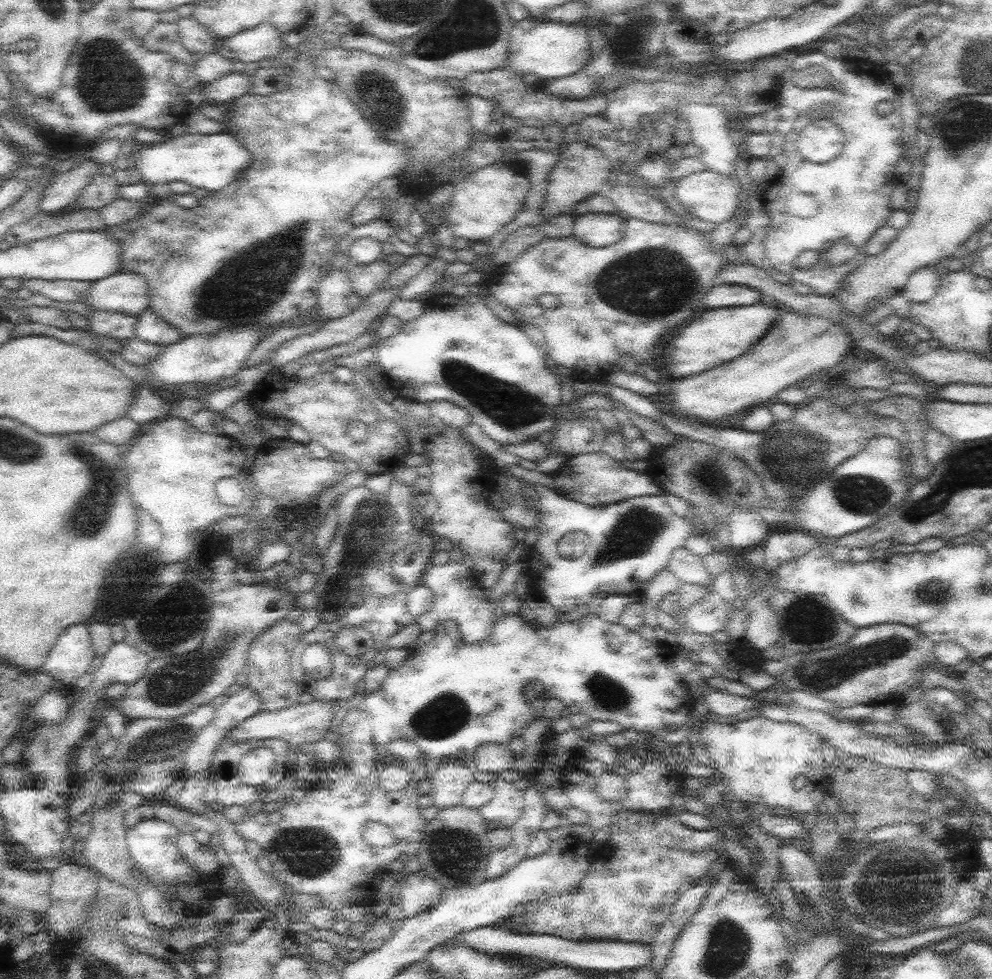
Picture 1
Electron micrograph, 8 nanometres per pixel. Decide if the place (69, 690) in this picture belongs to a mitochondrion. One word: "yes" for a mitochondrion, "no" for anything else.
no

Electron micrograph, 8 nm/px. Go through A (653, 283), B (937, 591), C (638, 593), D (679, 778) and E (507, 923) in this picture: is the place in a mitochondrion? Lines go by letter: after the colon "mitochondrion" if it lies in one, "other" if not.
A: mitochondrion
B: mitochondrion
C: other
D: other
E: other

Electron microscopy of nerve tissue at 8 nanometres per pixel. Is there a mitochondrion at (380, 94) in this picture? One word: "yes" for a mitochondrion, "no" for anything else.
yes

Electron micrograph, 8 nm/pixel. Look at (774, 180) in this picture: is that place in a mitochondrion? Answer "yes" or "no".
no

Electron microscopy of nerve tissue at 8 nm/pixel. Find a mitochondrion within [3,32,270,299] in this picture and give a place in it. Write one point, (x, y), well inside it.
(107, 85)

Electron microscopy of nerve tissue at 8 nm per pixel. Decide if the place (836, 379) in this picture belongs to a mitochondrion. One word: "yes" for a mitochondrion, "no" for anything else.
no

